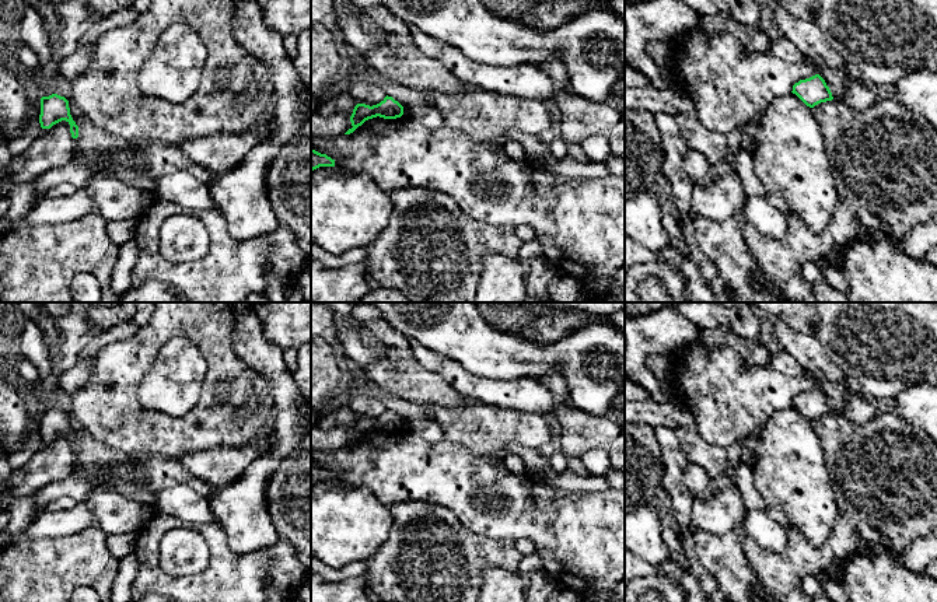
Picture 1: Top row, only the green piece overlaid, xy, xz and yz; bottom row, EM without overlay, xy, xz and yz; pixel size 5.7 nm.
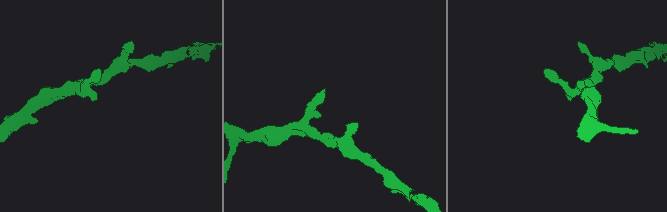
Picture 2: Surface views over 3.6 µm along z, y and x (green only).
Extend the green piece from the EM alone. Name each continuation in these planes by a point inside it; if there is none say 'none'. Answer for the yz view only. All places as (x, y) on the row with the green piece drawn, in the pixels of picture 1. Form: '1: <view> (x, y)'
none

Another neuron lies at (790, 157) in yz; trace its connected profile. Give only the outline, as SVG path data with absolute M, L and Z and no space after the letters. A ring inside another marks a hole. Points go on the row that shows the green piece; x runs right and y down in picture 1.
M793 92L773 99L759 122L752 157L755 172L766 190L780 193L787 202L789 213L798 216L812 232L822 232L838 207L838 190L821 125L812 108Z

